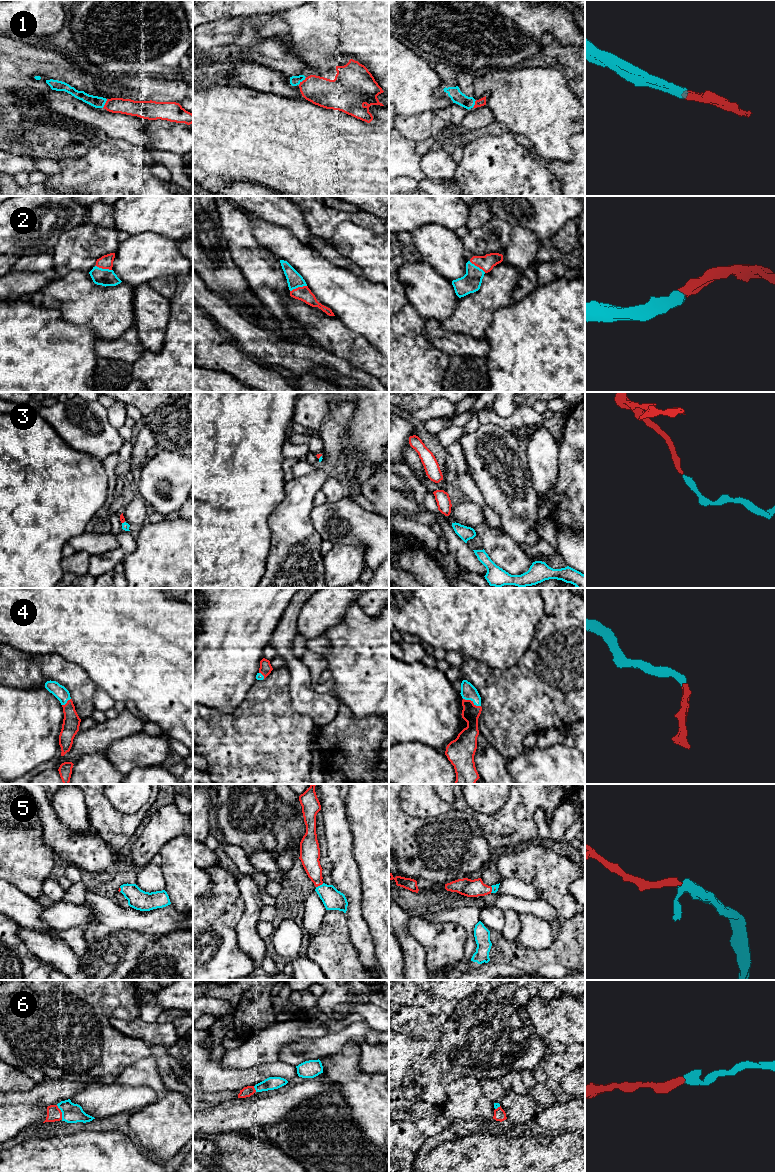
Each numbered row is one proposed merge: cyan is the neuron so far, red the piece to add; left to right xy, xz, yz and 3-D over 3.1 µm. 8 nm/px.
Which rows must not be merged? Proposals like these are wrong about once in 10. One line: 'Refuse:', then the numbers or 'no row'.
Refuse: no row

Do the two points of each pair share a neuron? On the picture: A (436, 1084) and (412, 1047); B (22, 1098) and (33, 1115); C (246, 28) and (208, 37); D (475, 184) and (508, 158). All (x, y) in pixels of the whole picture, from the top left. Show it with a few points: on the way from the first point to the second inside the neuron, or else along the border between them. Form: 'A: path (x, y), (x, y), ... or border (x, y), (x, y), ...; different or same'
A: border (428, 1040), (431, 1053), (415, 1058), (409, 1068); different
B: border (10, 1104), (42, 1104), (46, 1107); different
C: path (237, 31), (217, 33); same
D: path (483, 183), (500, 166); same

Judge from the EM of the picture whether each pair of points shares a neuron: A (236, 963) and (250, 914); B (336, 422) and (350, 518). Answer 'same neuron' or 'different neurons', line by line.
A: different neurons
B: different neurons

